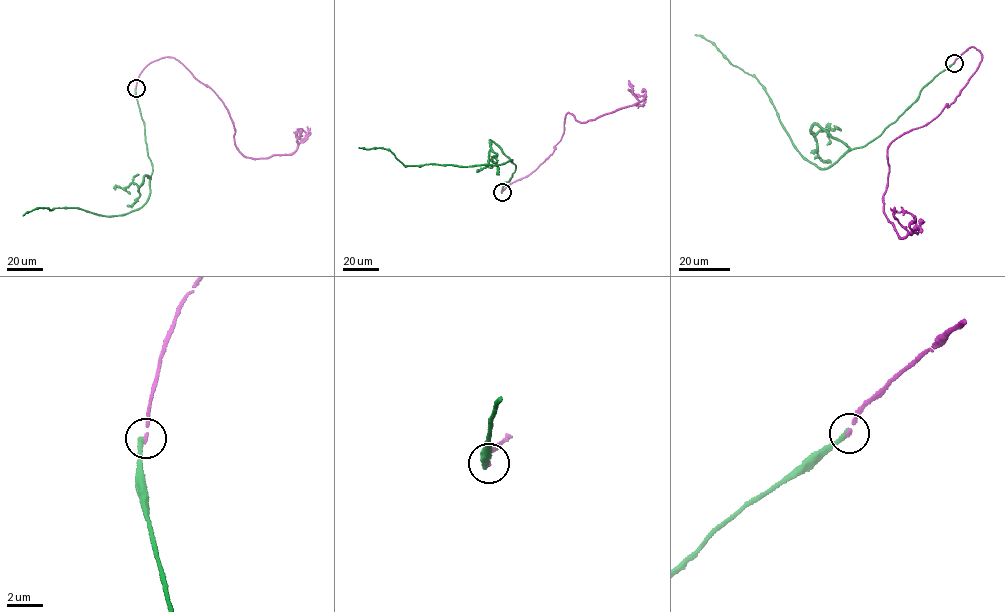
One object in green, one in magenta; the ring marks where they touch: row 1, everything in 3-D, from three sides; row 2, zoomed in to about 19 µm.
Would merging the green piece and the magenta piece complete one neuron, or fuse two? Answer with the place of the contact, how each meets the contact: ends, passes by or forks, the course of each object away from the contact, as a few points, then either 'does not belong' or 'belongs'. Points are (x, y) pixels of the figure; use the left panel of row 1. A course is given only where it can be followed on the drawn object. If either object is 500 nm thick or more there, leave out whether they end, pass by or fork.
place (136, 88); green ends; magenta ends; course green (135, 88), (153, 166), (150, 191), (141, 206), (110, 217), (76, 207), (50, 210), (42, 207), (23, 216); course magenta (136, 88), (149, 64), (172, 57), (221, 99), (244, 156), (294, 152), (307, 135), (299, 129), (295, 135); does not belong

